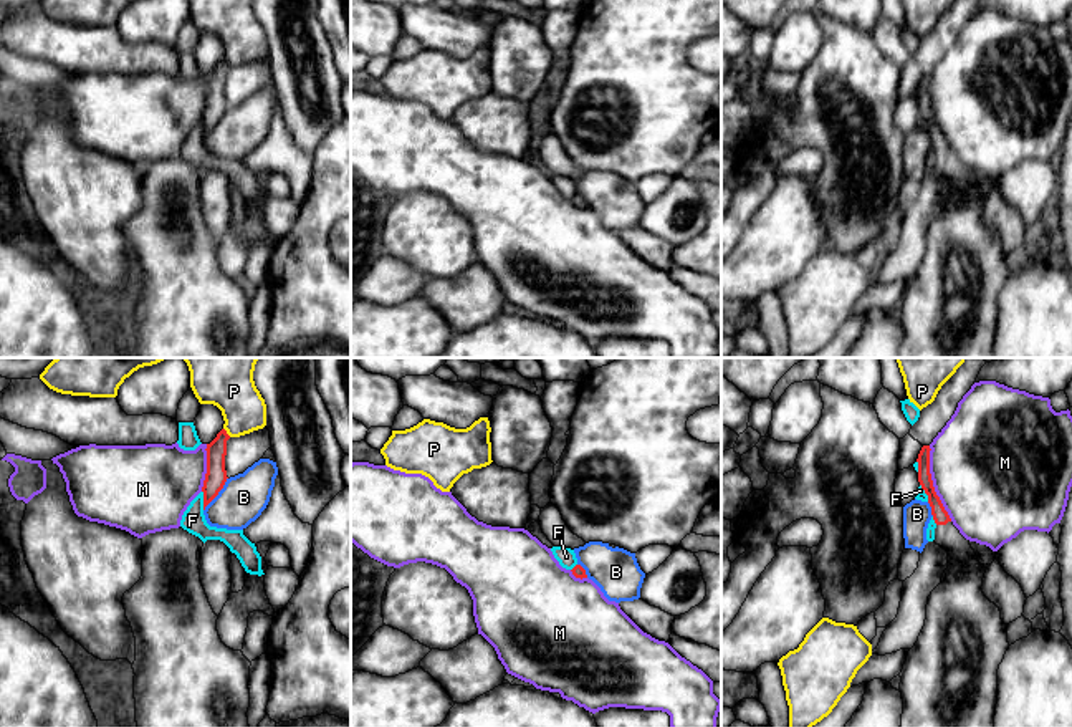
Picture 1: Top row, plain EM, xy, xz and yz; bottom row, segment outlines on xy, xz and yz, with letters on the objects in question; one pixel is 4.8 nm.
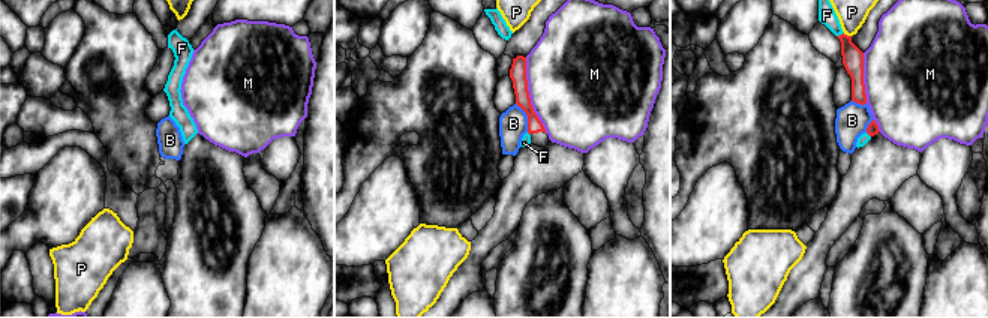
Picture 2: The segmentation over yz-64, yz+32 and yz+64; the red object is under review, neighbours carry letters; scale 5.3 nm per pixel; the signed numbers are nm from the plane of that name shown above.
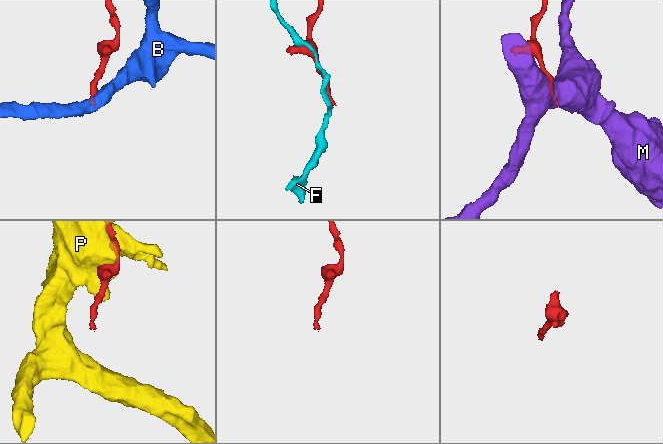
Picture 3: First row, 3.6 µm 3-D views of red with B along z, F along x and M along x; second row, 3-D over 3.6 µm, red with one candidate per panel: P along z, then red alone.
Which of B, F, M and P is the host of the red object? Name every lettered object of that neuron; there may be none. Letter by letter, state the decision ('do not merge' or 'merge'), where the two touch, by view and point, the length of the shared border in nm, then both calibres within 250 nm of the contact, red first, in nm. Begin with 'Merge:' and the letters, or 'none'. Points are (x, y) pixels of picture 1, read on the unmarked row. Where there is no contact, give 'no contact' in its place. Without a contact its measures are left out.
Merge: none
B: do not merge; meets red in xy at (217, 123); contact 200 nm long; 110 nm thick on the red side, 220 nm on the other
F: do not merge; meets red in xy at (204, 129); contact 100 nm long; 110 nm thick on the red side, 110 nm on the other
M: do not merge; meets red in yz at (932, 113); contact 380 nm long; 80 nm thick on the red side, 480 nm on the other
P: do not merge; meets red in xy at (225, 62); contact 60 nm long; 110 nm thick on the red side, 220 nm on the other

